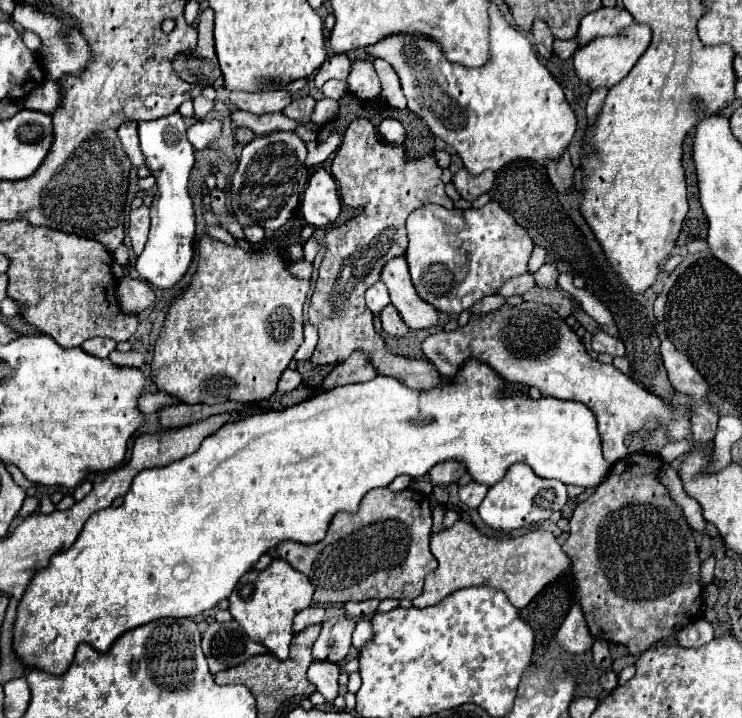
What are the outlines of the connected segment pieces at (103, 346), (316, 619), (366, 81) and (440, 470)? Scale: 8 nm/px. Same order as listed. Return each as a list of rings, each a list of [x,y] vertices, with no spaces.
[[[97,337],[97,339],[87,339],[81,349],[87,351],[89,355],[95,355],[95,357],[109,357],[111,351],[115,351],[115,341],[113,339],[107,339],[107,337]]]
[[[307,607],[307,609],[303,609],[301,613],[297,613],[297,617],[293,621],[293,631],[299,633],[299,631],[303,631],[309,625],[323,623],[323,615],[325,615],[323,607]]]
[[[353,61],[351,73],[347,77],[351,93],[361,101],[377,101],[381,95],[381,83],[373,71],[371,61]]]
[[[447,461],[443,465],[435,465],[435,469],[429,471],[429,481],[433,485],[451,485],[451,483],[457,483],[461,477],[463,477],[465,469],[463,465],[455,463],[455,461]]]

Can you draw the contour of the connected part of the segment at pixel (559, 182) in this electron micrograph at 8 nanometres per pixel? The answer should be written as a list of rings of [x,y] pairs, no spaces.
[[[567,151],[559,157],[559,161],[549,161],[549,163],[545,163],[545,167],[547,167],[547,175],[549,175],[551,183],[555,185],[555,189],[565,191],[565,189],[571,187],[575,169],[571,165],[571,159],[569,159]]]

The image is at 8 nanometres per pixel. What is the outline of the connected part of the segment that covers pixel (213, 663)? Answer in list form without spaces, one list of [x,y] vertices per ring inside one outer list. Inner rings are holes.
[[[215,621],[203,633],[203,653],[209,661],[209,669],[213,675],[265,651],[267,649],[263,649],[259,643],[249,641],[237,621],[229,621],[227,625],[217,625]]]

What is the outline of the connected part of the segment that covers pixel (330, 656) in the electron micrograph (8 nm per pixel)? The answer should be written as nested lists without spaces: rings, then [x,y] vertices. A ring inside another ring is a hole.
[[[333,617],[321,625],[321,633],[313,643],[313,659],[339,663],[347,657],[351,649],[351,633],[355,629],[355,619]]]

